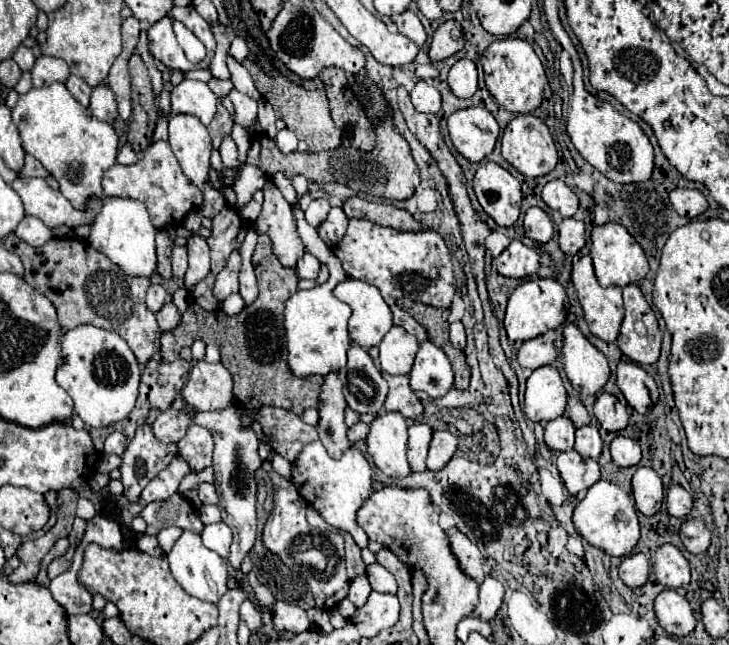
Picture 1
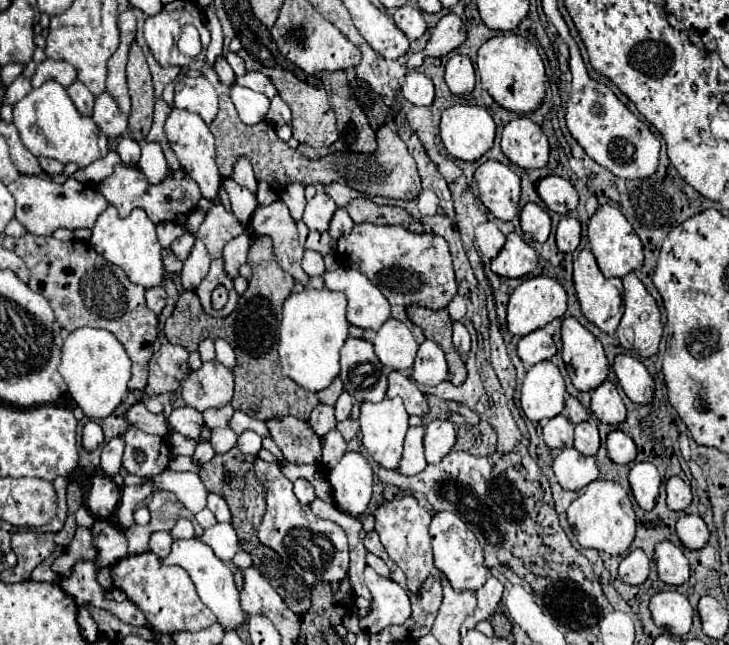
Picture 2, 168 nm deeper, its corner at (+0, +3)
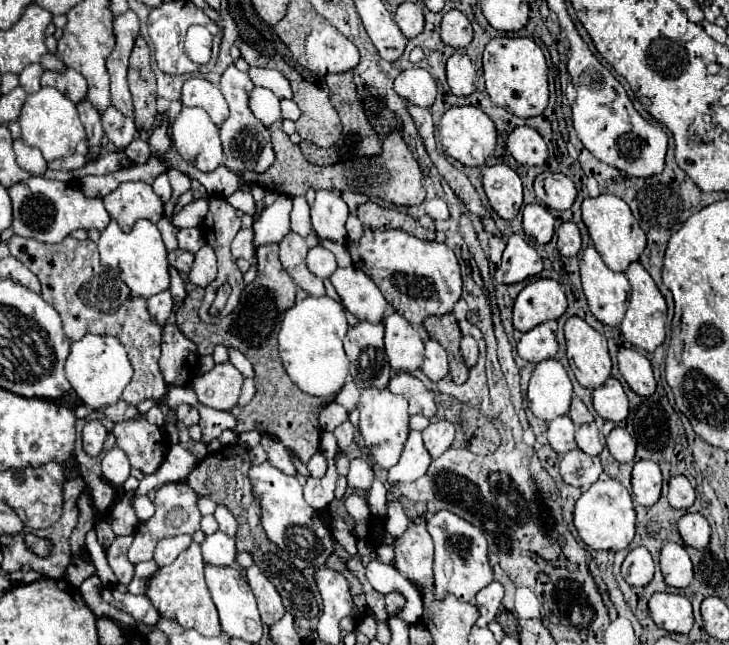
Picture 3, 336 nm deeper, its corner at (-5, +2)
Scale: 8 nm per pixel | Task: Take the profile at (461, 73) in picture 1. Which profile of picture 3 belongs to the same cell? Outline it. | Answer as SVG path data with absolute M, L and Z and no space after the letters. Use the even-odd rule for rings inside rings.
M452 54L446 62L446 82L456 96L470 96L476 90L476 68L466 54Z

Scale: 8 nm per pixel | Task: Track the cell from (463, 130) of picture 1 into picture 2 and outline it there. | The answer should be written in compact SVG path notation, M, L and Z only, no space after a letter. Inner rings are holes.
M455 105L443 111L439 135L449 155L463 161L477 161L493 147L495 121L483 107Z

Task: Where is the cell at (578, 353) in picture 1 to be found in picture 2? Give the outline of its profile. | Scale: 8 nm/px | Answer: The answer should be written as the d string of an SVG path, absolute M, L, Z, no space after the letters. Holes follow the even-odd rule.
M565 319L561 327L563 361L577 391L597 389L609 373L603 345L577 319Z

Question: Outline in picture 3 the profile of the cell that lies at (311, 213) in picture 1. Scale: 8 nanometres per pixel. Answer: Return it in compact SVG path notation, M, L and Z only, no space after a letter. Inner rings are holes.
M318 190L312 206L312 228L320 238L328 238L338 244L346 244L346 218L348 206L338 192Z

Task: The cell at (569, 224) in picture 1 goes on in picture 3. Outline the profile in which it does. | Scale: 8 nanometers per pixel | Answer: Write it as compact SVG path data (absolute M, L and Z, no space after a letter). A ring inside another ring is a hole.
M564 222L558 230L558 250L562 256L576 256L580 252L582 240L580 240L580 230L574 222Z

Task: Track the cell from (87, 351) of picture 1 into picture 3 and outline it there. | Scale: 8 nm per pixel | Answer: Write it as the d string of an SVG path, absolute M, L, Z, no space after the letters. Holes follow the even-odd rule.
M86 334L82 340L72 342L70 356L66 360L66 378L86 406L90 406L92 410L100 410L120 400L122 390L132 380L132 366L124 346L116 338Z

